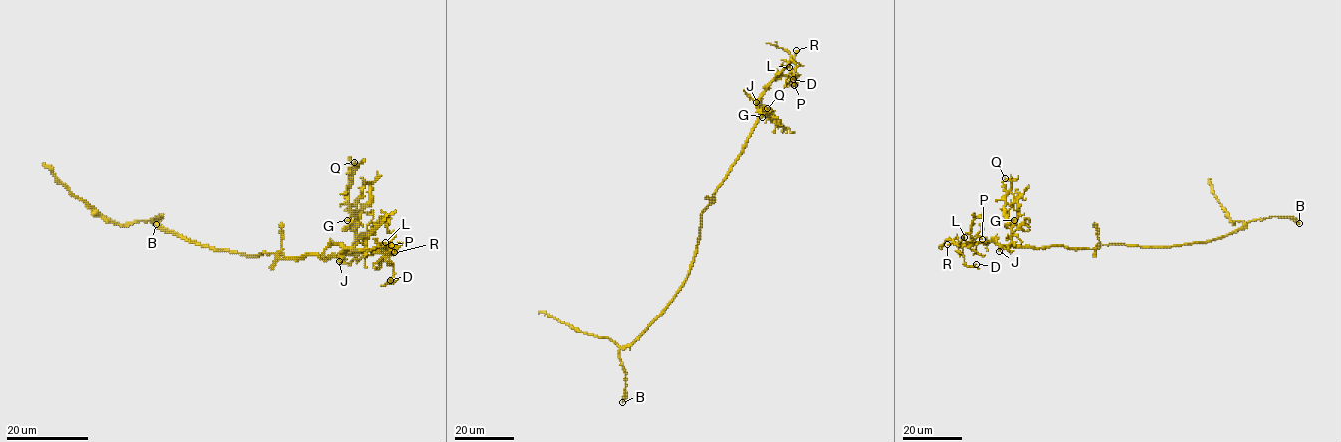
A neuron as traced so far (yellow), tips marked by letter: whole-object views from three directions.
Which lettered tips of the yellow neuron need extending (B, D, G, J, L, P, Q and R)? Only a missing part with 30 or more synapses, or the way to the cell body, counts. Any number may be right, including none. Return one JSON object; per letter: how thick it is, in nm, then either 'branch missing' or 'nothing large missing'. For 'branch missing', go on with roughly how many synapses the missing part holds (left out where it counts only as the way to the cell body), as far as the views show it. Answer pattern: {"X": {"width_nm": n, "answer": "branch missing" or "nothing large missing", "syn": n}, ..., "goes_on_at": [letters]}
{"B": {"width_nm": 320, "answer": "nothing large missing"}, "D": {"width_nm": 110, "answer": "nothing large missing"}, "G": {"width_nm": 140, "answer": "nothing large missing"}, "J": {"width_nm": 140, "answer": "nothing large missing"}, "L": {"width_nm": 100, "answer": "nothing large missing"}, "P": {"width_nm": 110, "answer": "nothing large missing"}, "Q": {"width_nm": 150, "answer": "nothing large missing"}, "R": {"width_nm": 190, "answer": "branch missing"}, "goes_on_at": ["R"]}

